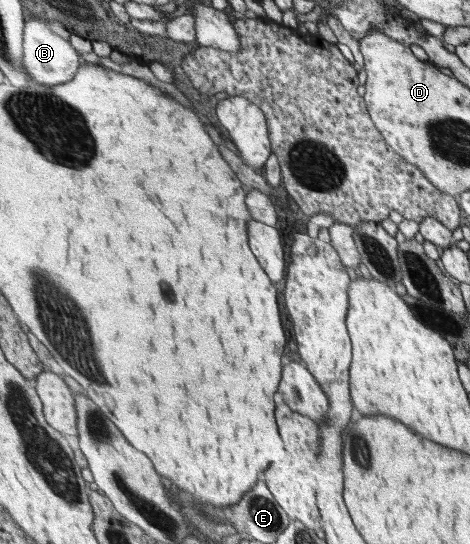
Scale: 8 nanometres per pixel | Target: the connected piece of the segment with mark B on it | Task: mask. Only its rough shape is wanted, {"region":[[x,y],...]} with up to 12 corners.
{"region":[[42,18],[24,28],[24,65],[32,81],[68,83],[79,51]]}

